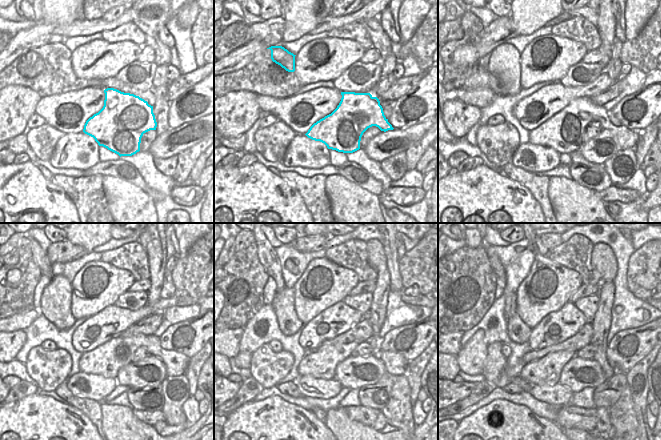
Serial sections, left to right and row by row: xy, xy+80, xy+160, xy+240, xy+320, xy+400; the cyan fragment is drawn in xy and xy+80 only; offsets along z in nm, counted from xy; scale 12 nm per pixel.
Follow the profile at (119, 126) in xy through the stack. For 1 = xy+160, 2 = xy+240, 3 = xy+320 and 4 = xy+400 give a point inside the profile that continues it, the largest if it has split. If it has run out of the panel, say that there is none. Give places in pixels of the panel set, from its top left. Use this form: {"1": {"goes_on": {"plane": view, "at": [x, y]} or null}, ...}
{"1": {"goes_on": {"plane": "xy+160", "at": [564, 131]}}, "2": {"goes_on": {"plane": "xy+240", "at": [105, 360]}}, "3": {"goes_on": {"plane": "xy+320", "at": [321, 363]}}, "4": {"goes_on": {"plane": "xy+400", "at": [546, 371]}}}

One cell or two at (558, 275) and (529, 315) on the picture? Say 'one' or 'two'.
one

